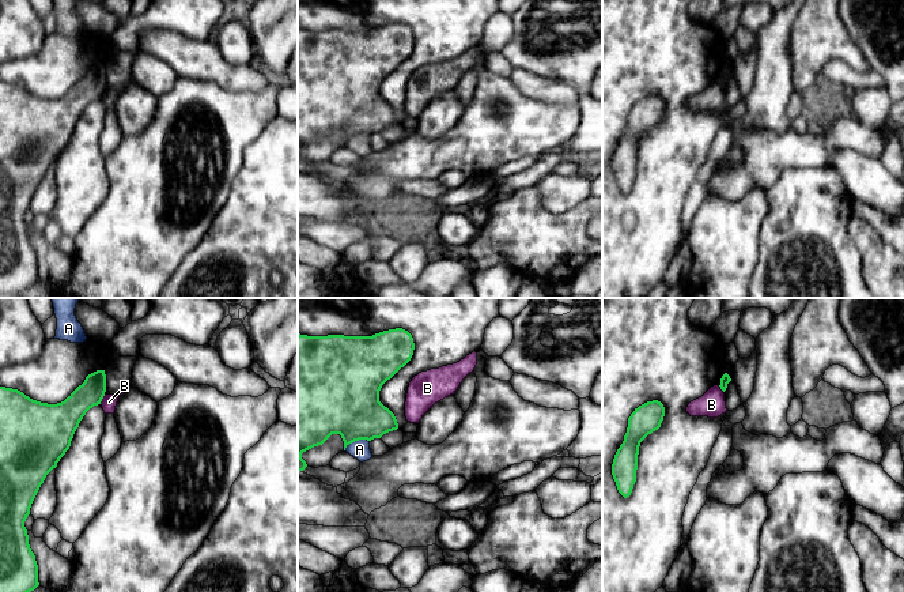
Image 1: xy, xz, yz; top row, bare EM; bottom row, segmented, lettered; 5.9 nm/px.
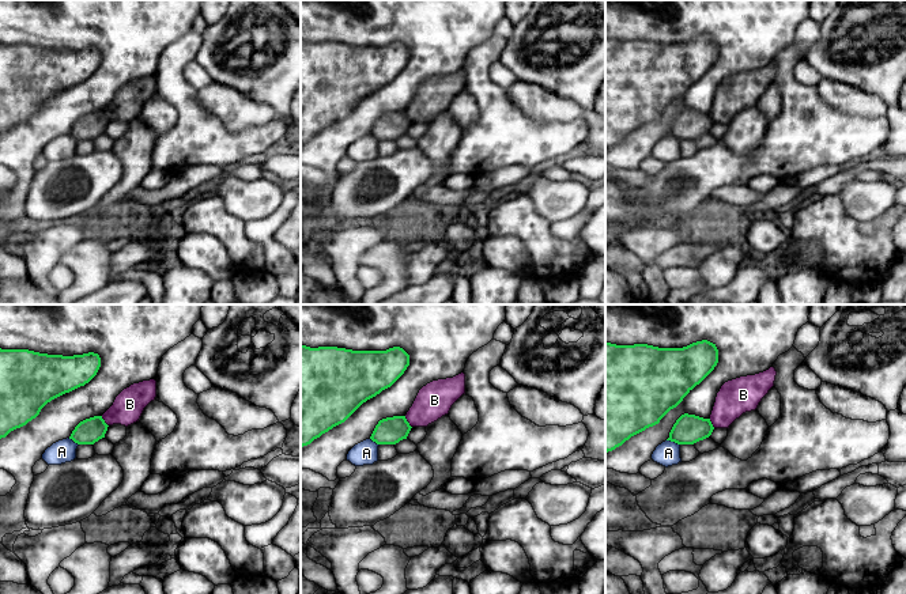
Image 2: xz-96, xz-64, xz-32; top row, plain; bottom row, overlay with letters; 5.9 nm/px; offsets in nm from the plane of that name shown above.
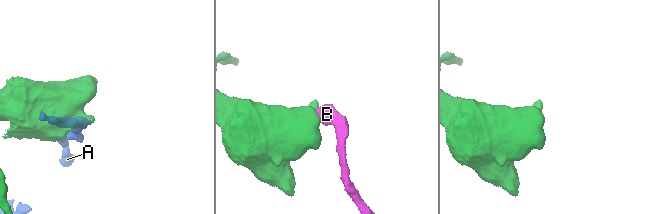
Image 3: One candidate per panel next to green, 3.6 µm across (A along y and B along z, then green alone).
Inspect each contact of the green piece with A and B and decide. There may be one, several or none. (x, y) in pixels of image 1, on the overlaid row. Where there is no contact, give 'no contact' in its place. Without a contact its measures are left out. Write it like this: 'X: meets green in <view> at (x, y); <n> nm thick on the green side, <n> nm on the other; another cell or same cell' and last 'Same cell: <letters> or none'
A: meets green in xz at (356, 440); 400 nm thick on the green side, 110 nm on the other; another cell
B: meets green in xy at (102, 398); 180 nm thick on the green side, 90 nm on the other; another cell
Same cell: none

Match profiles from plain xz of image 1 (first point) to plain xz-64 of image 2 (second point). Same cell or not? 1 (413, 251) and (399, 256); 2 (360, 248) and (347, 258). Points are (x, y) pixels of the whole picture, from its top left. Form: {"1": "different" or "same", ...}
{"1": "different", "2": "different"}

